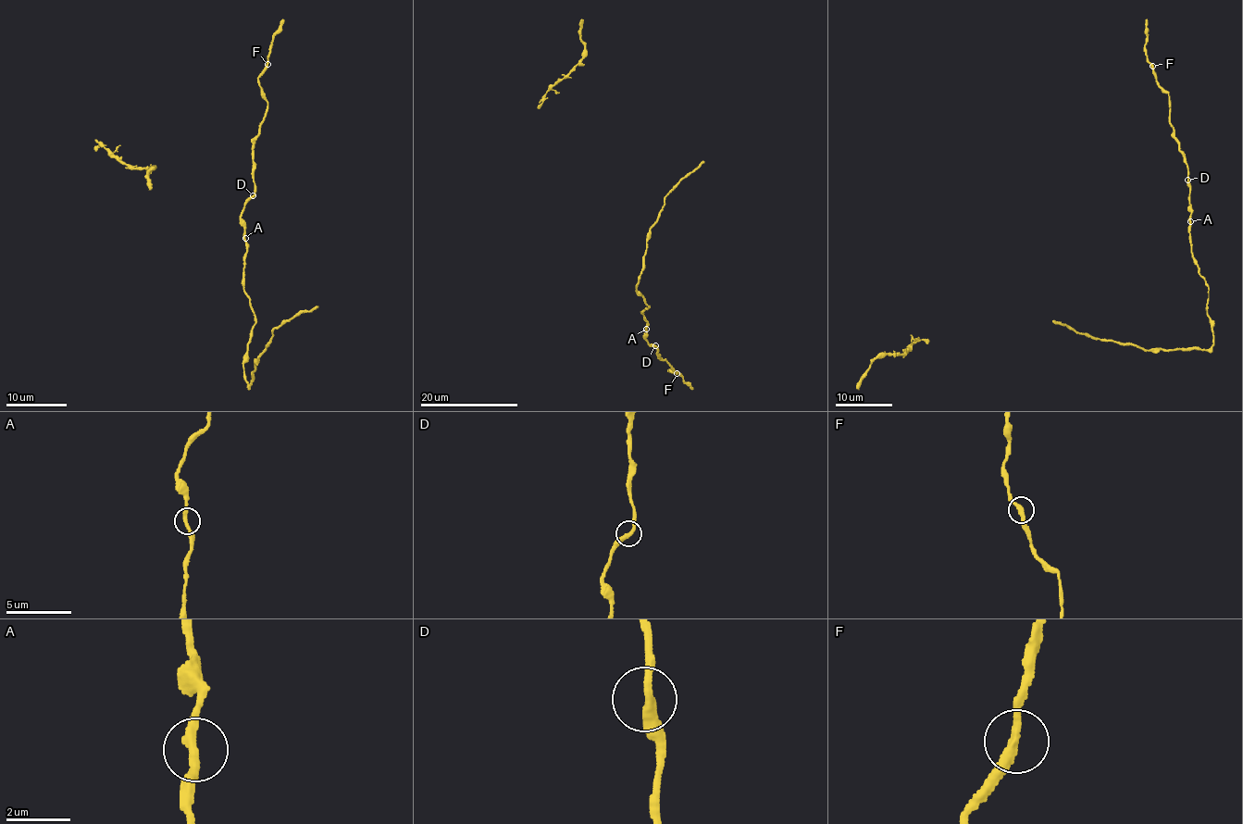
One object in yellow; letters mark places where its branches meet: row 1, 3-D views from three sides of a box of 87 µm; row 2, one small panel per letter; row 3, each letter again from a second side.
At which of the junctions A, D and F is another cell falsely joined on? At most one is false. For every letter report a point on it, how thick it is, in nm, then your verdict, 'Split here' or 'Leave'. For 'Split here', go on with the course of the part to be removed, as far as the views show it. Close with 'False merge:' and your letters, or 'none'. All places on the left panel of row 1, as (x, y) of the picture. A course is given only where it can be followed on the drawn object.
A: Place: (245, 238). Thickness 280 nm. Leave
D: Place: (253, 195). Thickness 320 nm. Leave
F: Place: (267, 64). Thickness 280 nm. Leave
False merge: none

